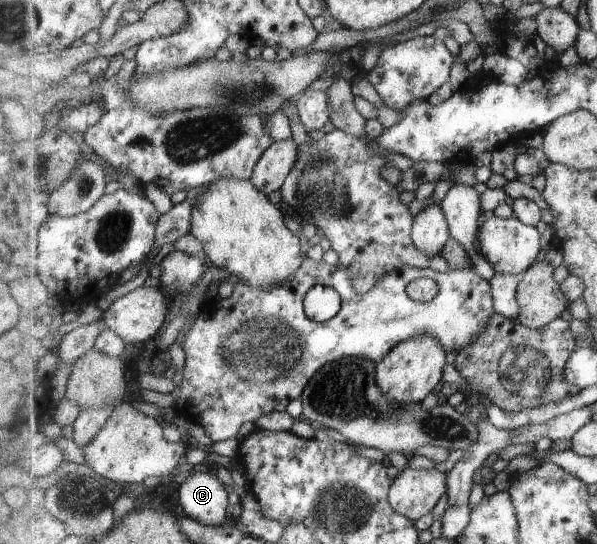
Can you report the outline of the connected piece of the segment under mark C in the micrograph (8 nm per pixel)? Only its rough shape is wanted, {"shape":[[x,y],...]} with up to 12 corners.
{"shape":[[191,467],[178,491],[186,516],[213,527],[230,519],[230,493]]}

